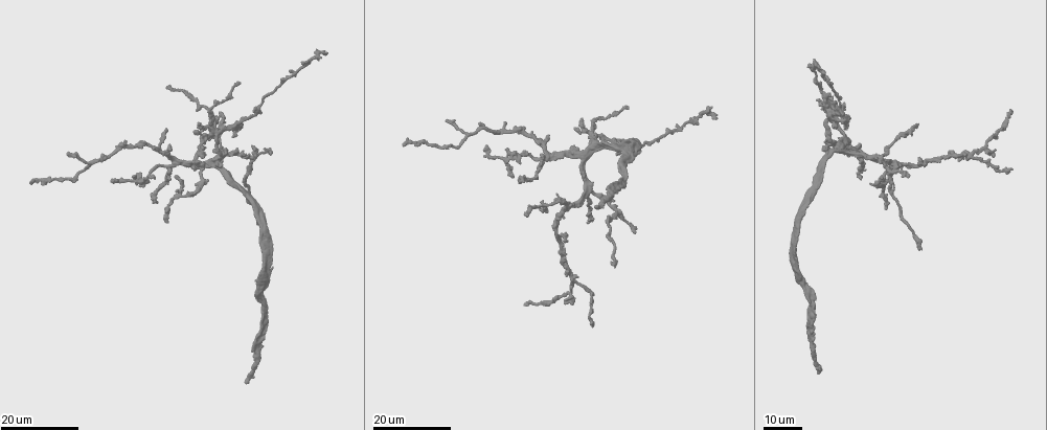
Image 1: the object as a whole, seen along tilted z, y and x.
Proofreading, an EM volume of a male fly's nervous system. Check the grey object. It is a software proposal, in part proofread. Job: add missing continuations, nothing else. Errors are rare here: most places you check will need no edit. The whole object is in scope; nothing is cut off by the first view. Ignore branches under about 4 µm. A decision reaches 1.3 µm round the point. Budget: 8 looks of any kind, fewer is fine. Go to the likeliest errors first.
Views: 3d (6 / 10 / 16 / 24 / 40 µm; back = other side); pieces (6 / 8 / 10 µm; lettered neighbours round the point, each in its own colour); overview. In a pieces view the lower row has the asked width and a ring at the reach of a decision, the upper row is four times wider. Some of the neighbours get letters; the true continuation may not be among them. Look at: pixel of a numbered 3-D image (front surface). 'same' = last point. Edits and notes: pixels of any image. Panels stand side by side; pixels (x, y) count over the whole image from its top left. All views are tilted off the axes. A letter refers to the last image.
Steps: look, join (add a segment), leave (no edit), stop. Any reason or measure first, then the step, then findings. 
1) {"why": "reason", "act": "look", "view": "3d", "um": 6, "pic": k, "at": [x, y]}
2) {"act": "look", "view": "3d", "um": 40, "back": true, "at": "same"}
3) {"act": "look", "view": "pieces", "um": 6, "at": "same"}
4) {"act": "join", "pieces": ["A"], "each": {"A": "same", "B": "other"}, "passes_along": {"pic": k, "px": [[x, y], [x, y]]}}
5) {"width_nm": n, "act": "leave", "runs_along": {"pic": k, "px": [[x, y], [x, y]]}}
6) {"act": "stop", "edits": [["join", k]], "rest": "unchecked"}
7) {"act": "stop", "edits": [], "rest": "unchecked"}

{"why": "free end", "act": "look", "view": "3d", "um": 24, "pic": 1, "at": [167, 87]}

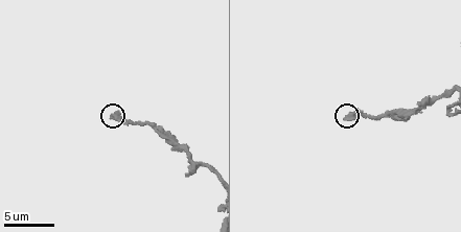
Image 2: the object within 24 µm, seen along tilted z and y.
{"why": "what lies round it", "act": "look", "view": "pieces", "um": 10, "pic": 2, "at": [346, 118]}

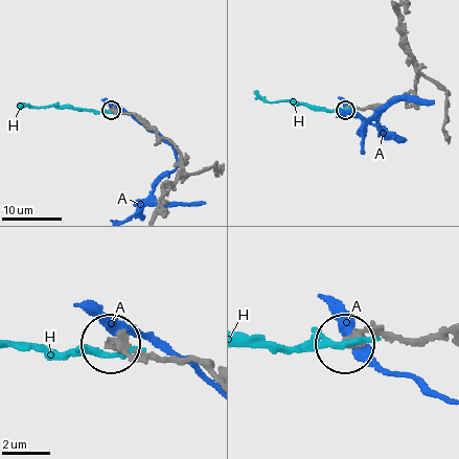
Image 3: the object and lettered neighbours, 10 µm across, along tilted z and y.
{"width_nm": 280, "act": "leave", "each": {"A": "other", "H": "other"}, "runs_along": {"pic": 3, "px": [[208, 371], [191, 361], [161, 360], [111, 344]]}, "found": "none of them fits"}

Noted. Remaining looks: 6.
{"why": "branch stops here", "act": "look", "view": "3d", "um": 24, "pic": 1, "at": [918, 126]}

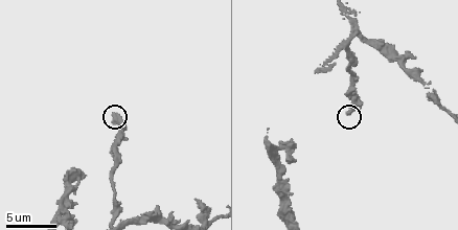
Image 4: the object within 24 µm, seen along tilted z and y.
{"act": "look", "view": "pieces", "um": 6, "pic": 4, "at": [112, 115]}

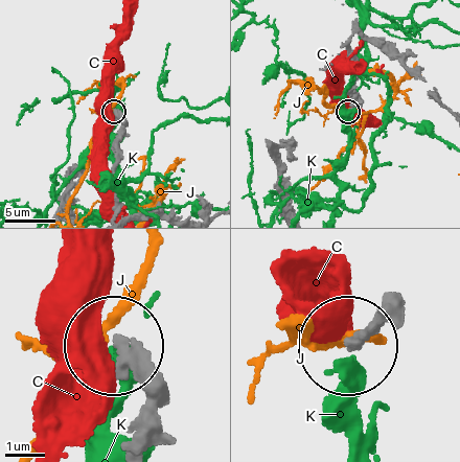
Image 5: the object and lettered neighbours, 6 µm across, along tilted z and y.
{"width_nm": 290, "act": "leave", "each": {"C": "other", "J": "other", "K": "other"}, "found": "none of them fits"}

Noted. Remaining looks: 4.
{"why": "an open end", "act": "look", "view": "3d", "um": 24, "pic": 1, "at": [507, 124]}

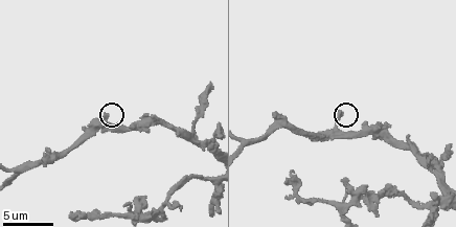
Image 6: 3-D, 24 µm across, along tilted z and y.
{"why": "see the neighbours", "act": "look", "view": "pieces", "um": 8, "pic": 6, "at": [105, 117]}

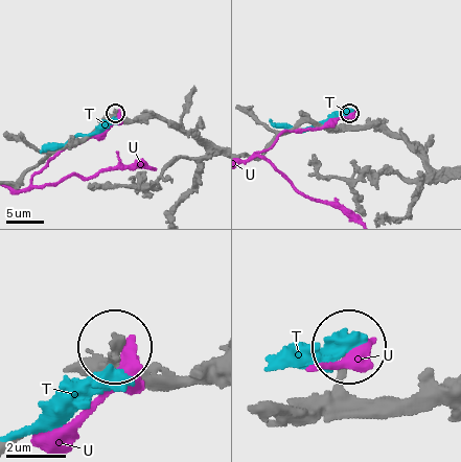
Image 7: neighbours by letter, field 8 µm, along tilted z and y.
{"act": "leave", "each": {"T": "other", "U": "other"}, "found": "no lettered segment goes on from it"}

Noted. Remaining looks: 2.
{"why": "free end", "act": "look", "view": "3d", "um": 24, "pic": 1, "at": [212, 137]}

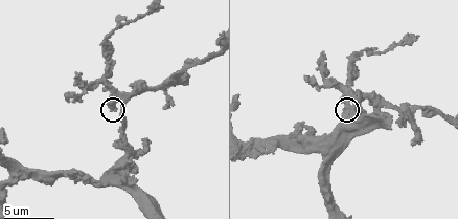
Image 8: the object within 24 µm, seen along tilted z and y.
{"why": "see the neighbours", "act": "look", "view": "pieces", "um": 8, "at": "same"}

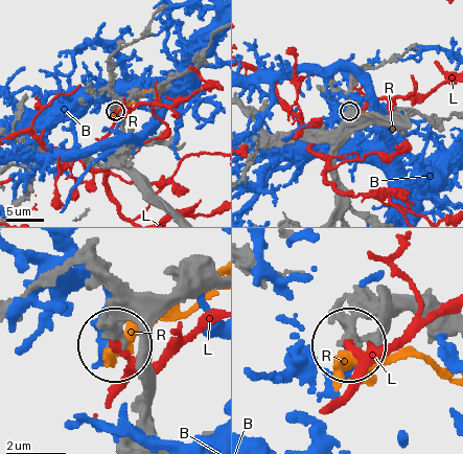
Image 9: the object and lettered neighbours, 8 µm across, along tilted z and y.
{"act": "leave", "each": {"B": "other", "L": "other", "R": "other"}, "found": "no lettered segment goes on from it"}

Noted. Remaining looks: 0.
{"act": "stop", "edits": [], "rest": "unchecked"}

